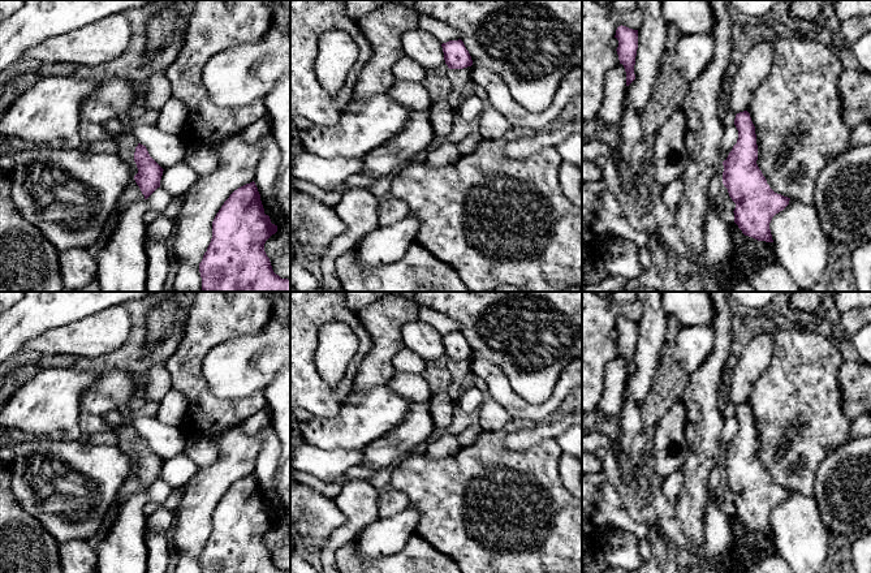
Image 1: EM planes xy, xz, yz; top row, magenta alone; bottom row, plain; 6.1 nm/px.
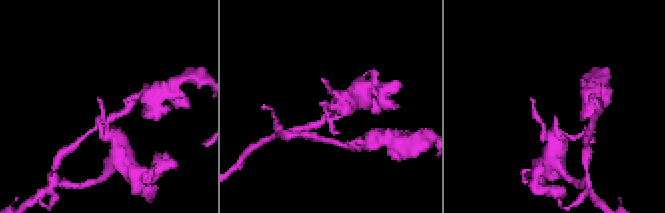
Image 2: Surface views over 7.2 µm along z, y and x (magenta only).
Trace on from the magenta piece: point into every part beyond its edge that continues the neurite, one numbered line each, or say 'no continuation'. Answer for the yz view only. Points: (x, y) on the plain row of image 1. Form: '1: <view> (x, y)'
no continuation

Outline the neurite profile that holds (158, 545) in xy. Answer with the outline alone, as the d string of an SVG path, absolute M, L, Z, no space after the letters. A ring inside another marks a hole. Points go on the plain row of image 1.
M146 529L147 573L167 573L171 556L168 533Z

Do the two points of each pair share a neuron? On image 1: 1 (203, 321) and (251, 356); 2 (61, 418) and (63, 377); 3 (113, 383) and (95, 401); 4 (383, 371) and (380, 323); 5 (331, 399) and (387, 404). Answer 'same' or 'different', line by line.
1: different
2: same
3: same
4: same
5: different

